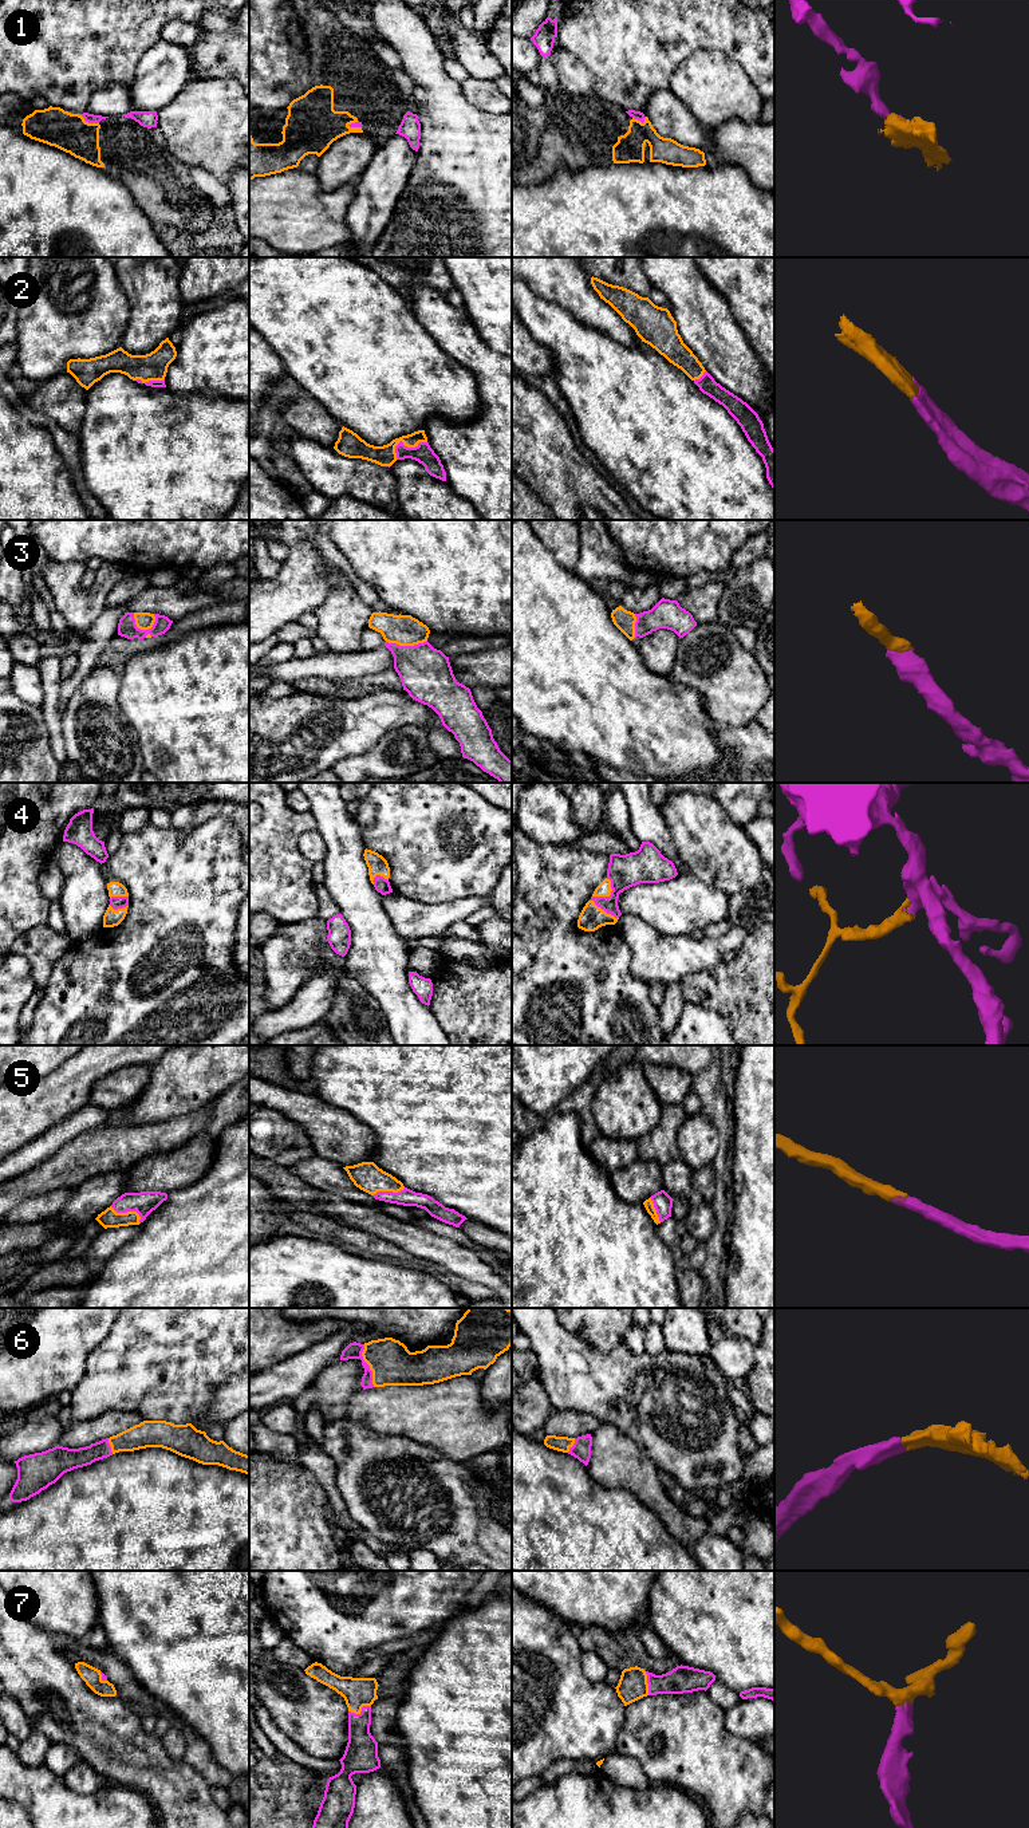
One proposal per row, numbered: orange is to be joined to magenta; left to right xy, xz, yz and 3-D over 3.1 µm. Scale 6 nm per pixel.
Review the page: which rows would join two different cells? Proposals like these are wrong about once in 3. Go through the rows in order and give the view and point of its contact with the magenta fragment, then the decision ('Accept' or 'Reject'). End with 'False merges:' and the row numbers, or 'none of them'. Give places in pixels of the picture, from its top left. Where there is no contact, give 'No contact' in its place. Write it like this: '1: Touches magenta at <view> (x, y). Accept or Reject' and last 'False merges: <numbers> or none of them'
1: Touches magenta at xy (89, 122). Reject
2: Touches magenta at xz (403, 445). Accept
3: Touches magenta at xy (140, 629). Accept
4: Touches magenta at yz (610, 895). Accept
5: Touches magenta at xy (129, 1210). Accept
6: Touches magenta at xz (369, 1366). Accept
7: Touches magenta at xz (361, 1712). Accept
False merges: 1

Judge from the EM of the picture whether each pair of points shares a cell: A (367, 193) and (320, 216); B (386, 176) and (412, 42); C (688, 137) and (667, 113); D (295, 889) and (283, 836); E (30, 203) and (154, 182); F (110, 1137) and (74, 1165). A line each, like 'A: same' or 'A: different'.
A: different
B: different
C: same
D: same
E: different
F: same

